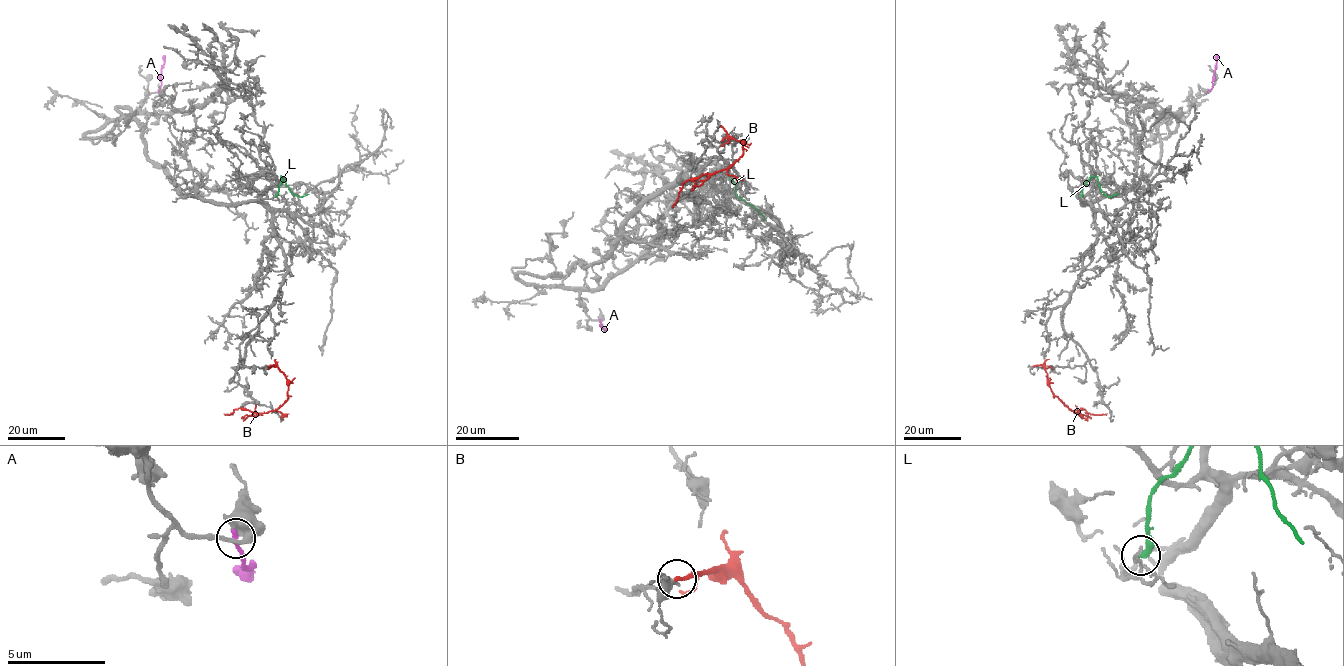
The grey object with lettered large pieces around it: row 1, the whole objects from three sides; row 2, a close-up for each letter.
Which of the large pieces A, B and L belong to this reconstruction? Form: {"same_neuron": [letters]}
{"same_neuron": []}

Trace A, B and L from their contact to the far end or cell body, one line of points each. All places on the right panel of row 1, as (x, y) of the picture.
A: (1208, 91), (1213, 87), (1217, 55)
B: (1033, 366), (1042, 365), (1051, 392), (1074, 413), (1082, 408), (1094, 415), (1107, 413)
L: (1081, 196), (1082, 187), (1091, 176), (1095, 176), (1100, 189), (1109, 197), (1118, 194)

